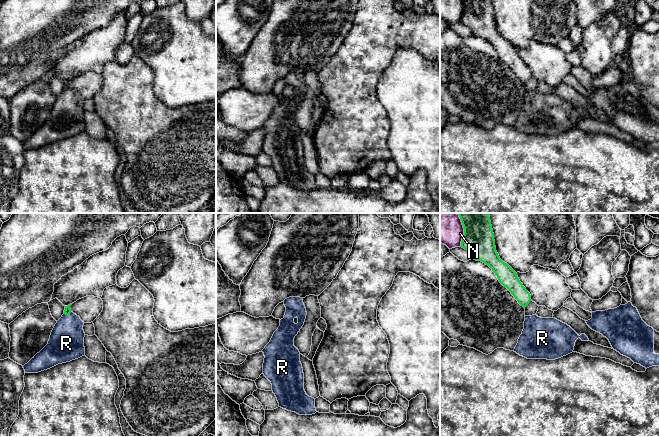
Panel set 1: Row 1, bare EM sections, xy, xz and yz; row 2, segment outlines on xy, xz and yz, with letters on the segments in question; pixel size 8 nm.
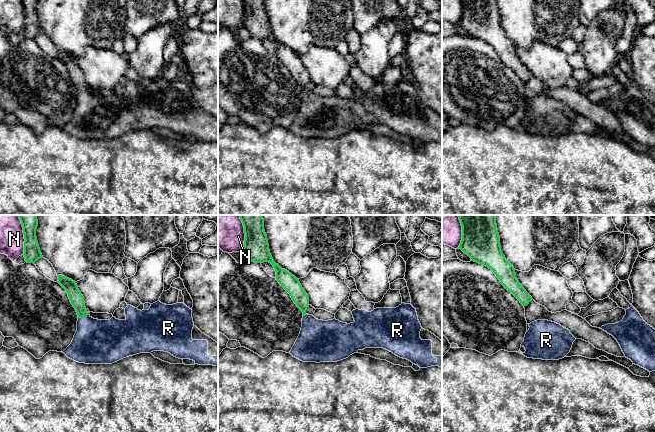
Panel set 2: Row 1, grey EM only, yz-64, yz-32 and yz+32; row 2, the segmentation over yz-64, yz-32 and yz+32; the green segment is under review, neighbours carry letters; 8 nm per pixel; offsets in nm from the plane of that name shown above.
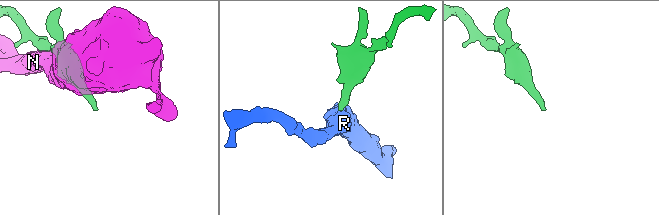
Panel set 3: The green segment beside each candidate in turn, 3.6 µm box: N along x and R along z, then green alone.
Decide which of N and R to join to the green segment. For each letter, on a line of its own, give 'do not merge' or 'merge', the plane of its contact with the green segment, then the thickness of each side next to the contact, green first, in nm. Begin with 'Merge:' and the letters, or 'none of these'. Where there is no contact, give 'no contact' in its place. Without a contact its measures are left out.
Merge: R
N: do not merge; contact in yz; calibres 260 and 180 nm
R: merge; contact in xy; calibres 60 and 280 nm

